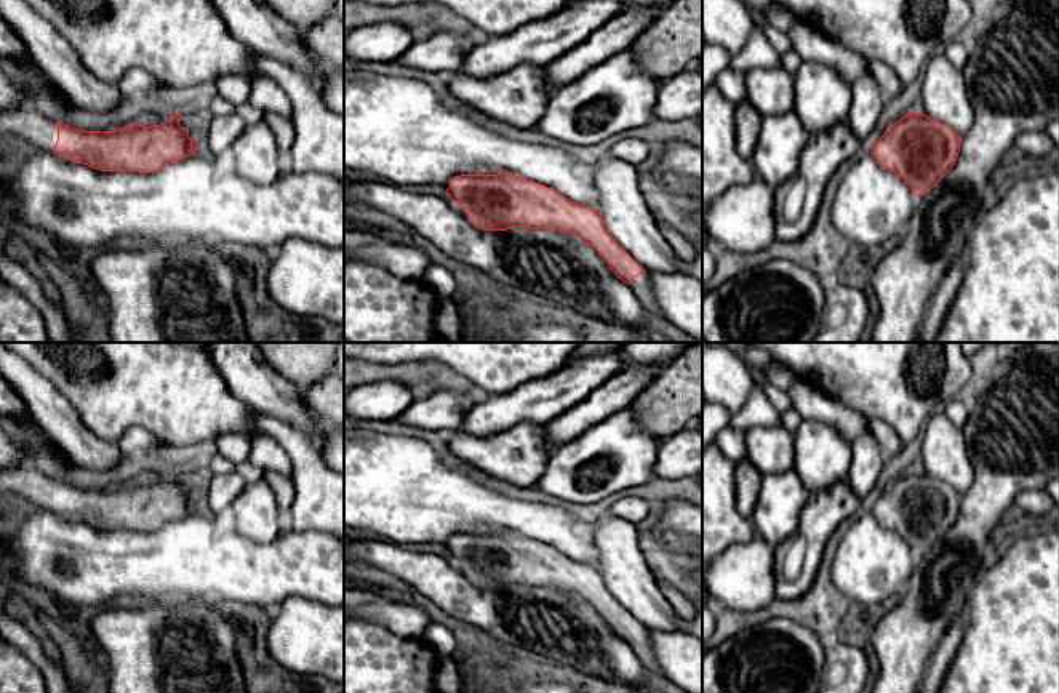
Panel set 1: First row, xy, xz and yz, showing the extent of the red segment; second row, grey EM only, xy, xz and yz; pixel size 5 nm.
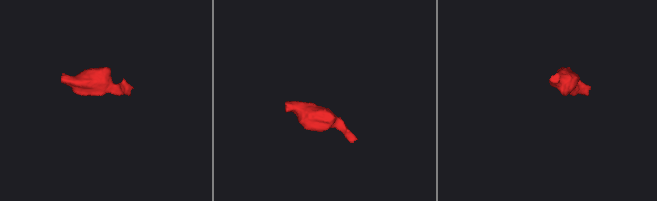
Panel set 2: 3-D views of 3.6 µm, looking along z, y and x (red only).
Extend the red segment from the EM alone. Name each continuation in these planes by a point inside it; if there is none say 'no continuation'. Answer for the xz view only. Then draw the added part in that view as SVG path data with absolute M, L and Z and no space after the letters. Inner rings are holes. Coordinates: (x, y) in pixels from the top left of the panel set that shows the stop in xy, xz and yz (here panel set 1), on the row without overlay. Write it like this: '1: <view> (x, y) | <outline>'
1: xz (640, 644) | M646 631L635 635L629 647L635 651L645 669L649 669L651 672L662 675L662 669L659 667L654 658L649 635Z

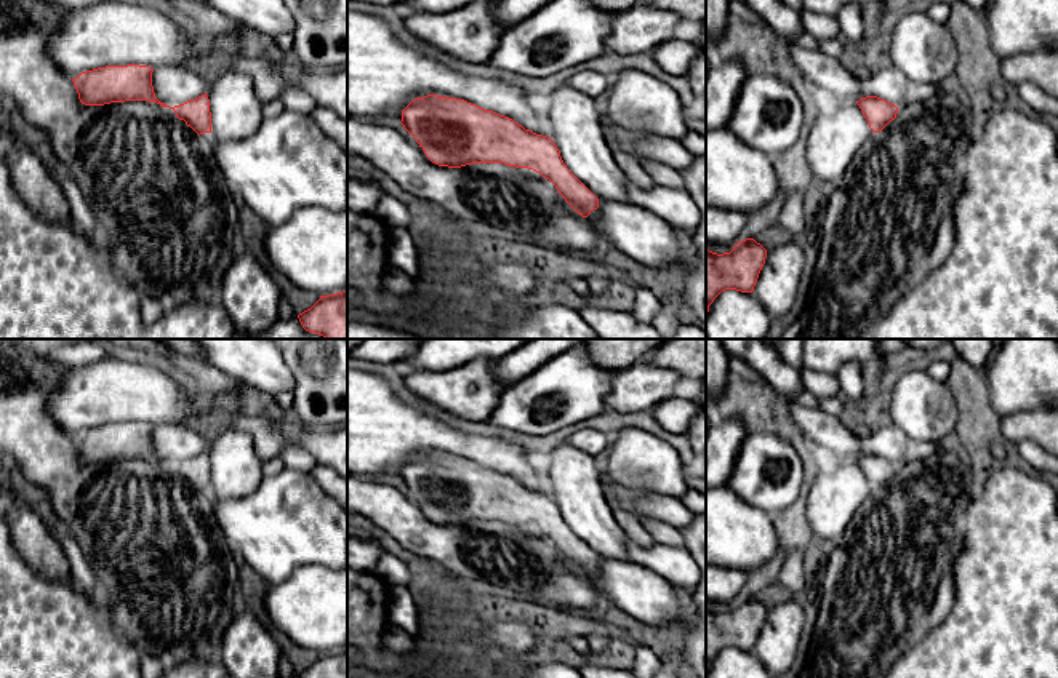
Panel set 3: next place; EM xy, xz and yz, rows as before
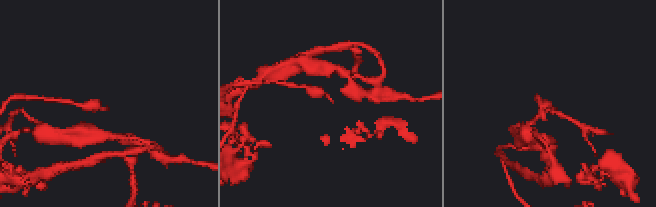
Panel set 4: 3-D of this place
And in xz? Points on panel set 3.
1: xz (594, 576) | M599 566L592 568L591 572L586 576L586 579L599 590L600 596L603 596Z

